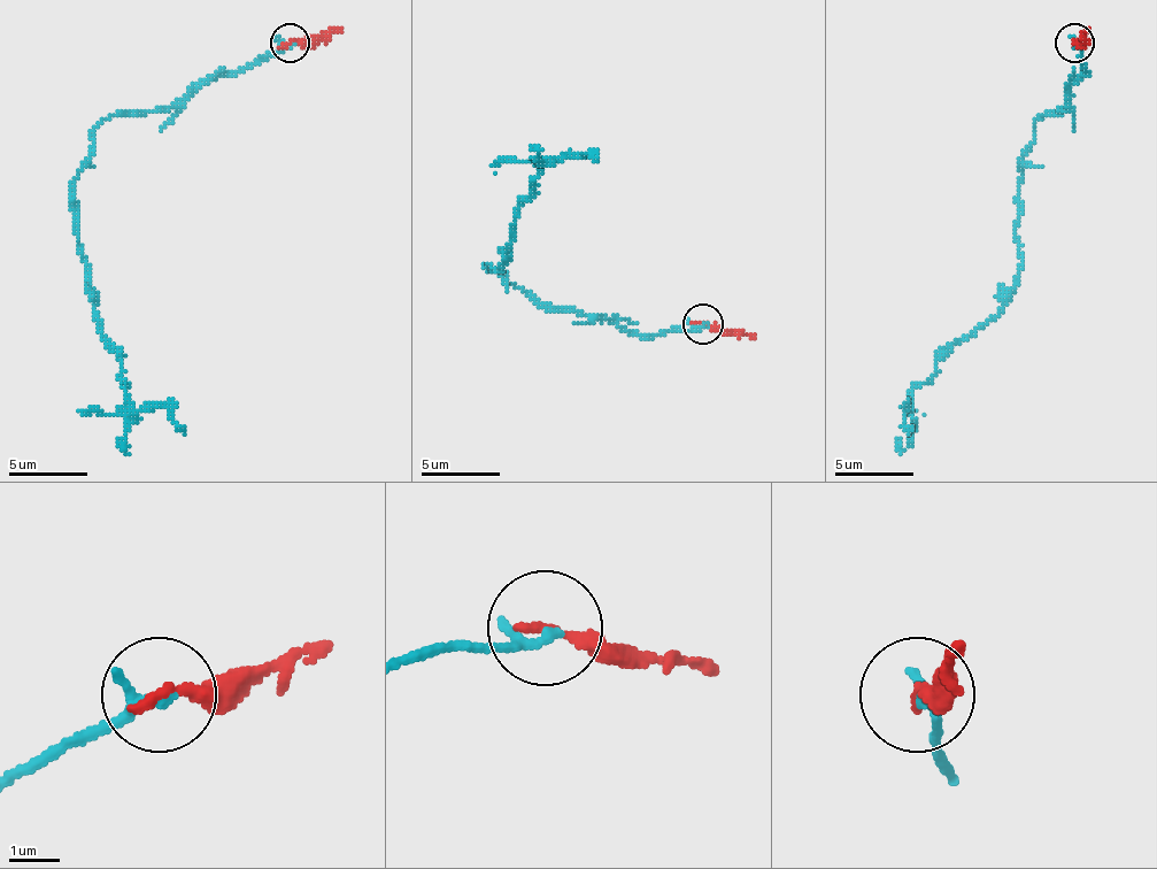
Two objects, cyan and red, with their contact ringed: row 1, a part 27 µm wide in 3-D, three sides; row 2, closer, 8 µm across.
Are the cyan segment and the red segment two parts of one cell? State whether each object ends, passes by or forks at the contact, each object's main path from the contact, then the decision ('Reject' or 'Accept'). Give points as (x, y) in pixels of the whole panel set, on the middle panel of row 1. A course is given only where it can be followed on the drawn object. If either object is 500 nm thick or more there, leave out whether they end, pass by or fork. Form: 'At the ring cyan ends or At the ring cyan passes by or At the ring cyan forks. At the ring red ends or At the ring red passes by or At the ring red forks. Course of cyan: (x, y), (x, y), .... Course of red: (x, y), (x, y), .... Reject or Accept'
At the ring cyan passes by. At the ring red ends. Course of cyan: (703, 323), (633, 335), (530, 299), (487, 268), (495, 271), (502, 260), (538, 161), (598, 158). Course of red: (703, 323), (755, 338). Reject

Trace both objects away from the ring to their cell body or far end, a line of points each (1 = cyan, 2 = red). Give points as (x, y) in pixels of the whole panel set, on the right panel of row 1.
1: (1073, 44), (1085, 71), (1034, 123), (1018, 182), (1010, 300), (935, 363), (908, 435)
2: (1073, 44), (1089, 28)

